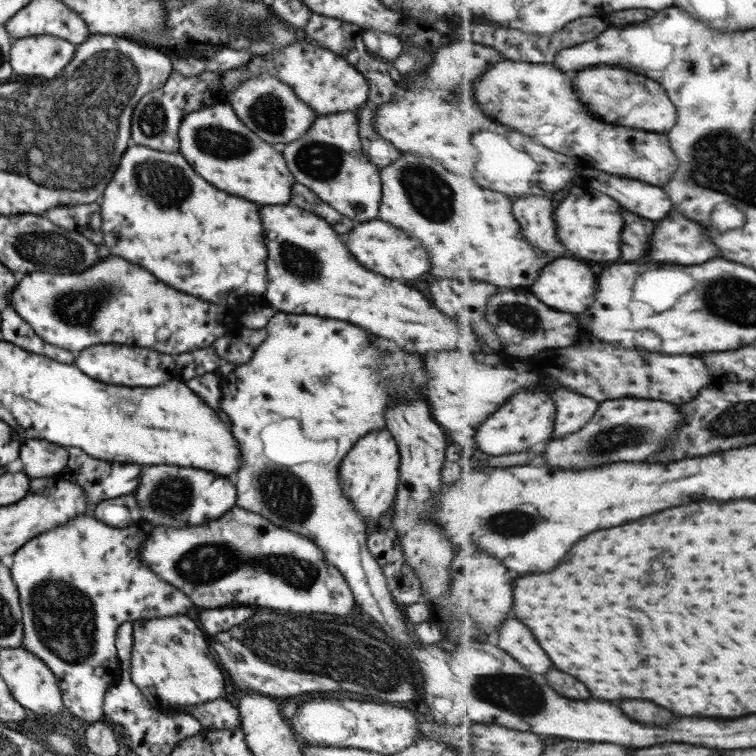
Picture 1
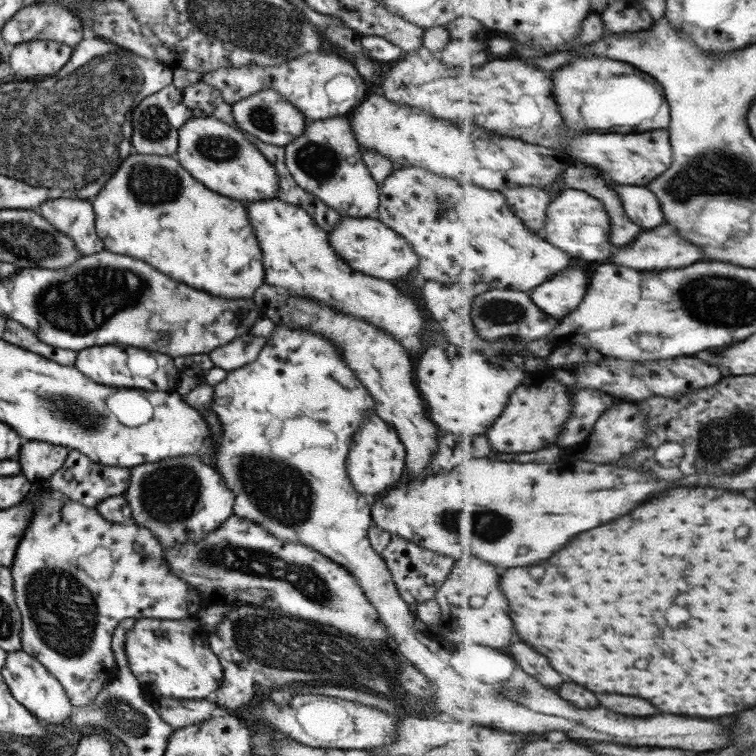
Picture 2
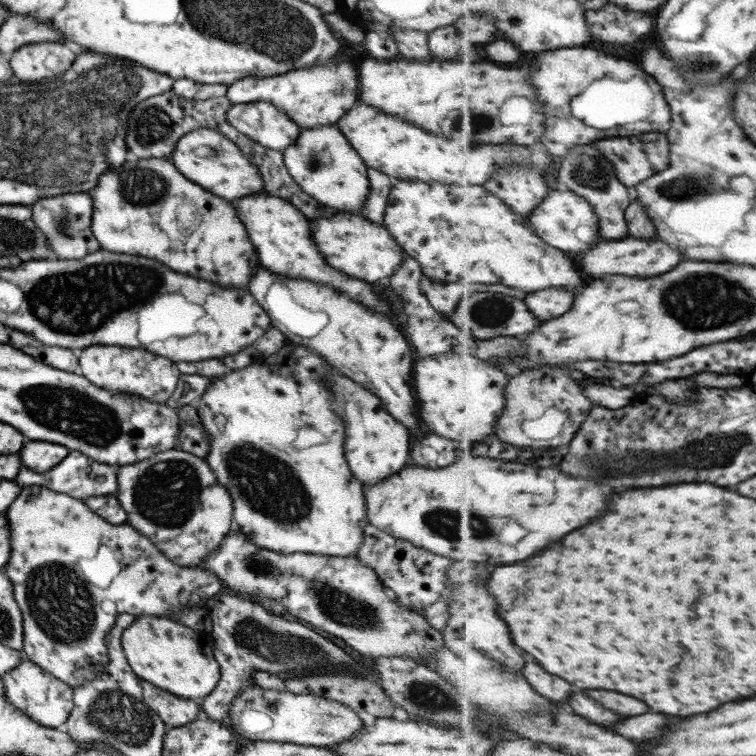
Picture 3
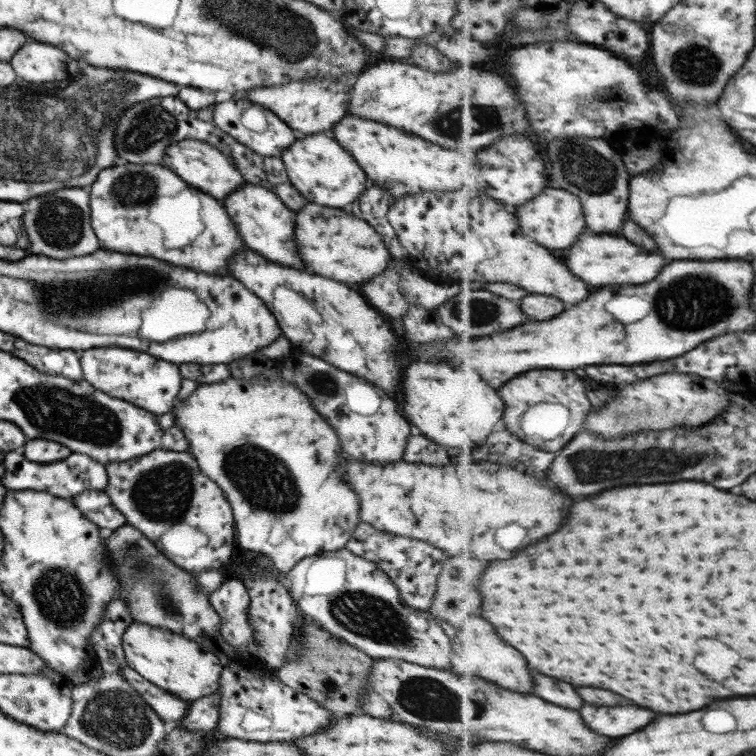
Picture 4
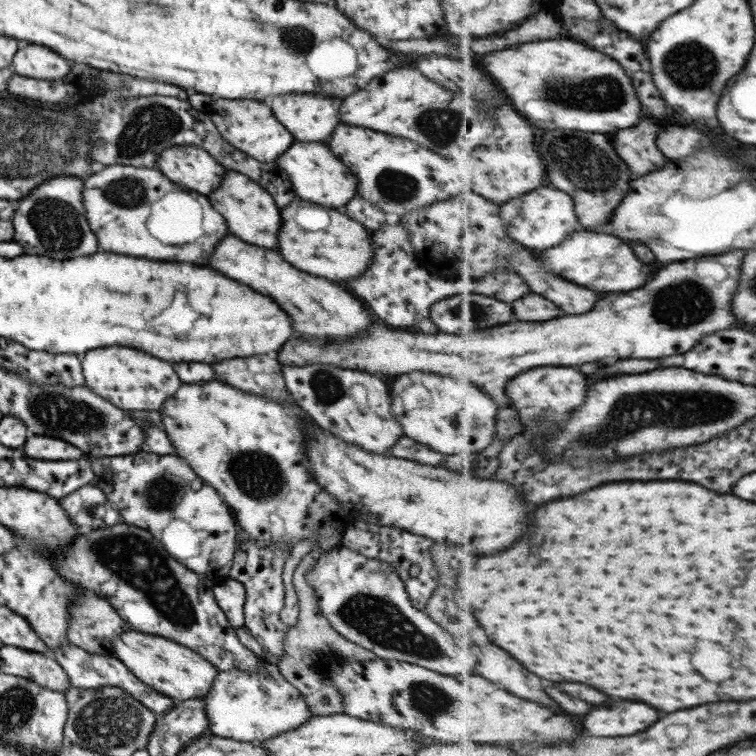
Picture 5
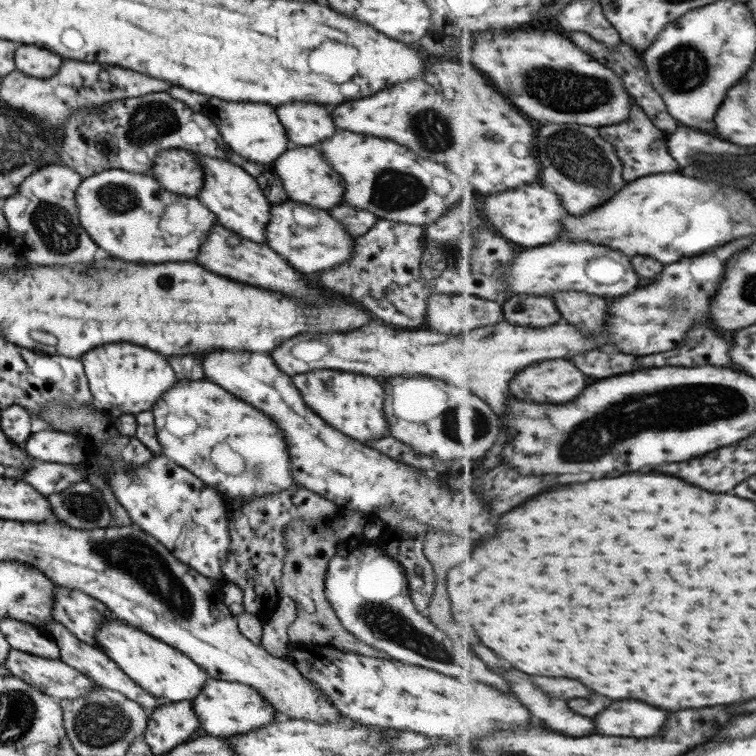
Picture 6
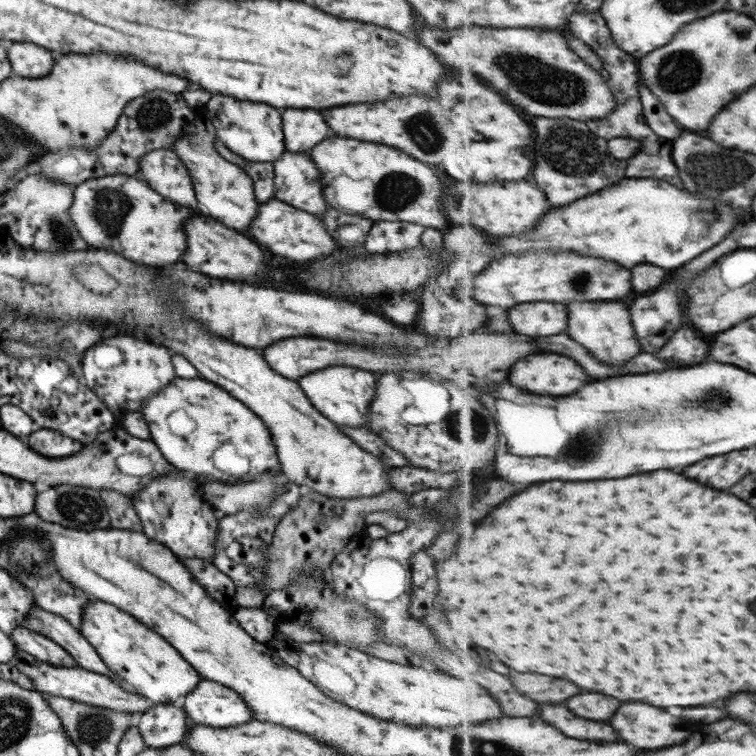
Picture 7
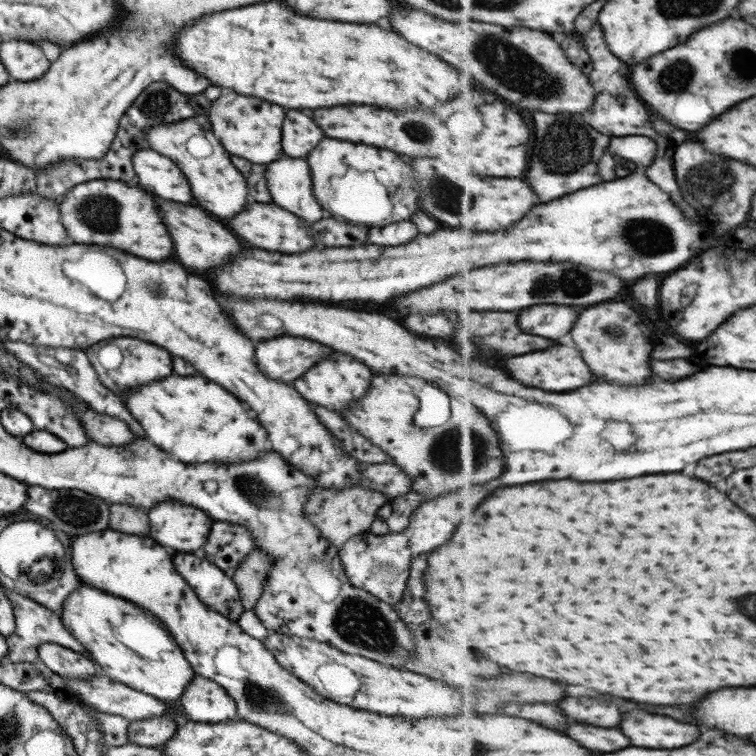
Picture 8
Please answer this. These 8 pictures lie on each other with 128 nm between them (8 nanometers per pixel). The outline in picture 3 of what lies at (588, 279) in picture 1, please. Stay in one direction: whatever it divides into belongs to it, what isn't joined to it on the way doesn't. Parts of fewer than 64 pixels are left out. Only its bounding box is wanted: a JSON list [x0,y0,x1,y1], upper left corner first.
[527,288,575,320]

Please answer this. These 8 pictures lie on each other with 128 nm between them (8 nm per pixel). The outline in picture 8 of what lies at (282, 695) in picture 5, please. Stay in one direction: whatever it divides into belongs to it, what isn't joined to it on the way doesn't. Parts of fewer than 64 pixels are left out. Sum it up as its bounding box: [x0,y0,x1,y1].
[179,675,236,723]

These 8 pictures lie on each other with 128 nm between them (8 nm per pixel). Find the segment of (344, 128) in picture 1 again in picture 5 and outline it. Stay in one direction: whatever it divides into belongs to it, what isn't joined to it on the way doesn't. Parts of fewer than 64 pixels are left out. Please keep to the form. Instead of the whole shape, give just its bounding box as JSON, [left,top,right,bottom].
[275,142,357,210]

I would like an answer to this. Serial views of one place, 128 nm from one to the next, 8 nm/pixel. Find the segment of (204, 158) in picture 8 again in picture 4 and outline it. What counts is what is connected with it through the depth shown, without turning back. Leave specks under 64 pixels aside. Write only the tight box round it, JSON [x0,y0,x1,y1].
[220,183,303,270]

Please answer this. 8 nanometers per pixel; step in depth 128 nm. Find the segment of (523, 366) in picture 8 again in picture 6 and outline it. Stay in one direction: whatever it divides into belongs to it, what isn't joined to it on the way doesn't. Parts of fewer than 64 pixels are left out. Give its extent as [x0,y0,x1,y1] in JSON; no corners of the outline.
[511,360,587,404]

